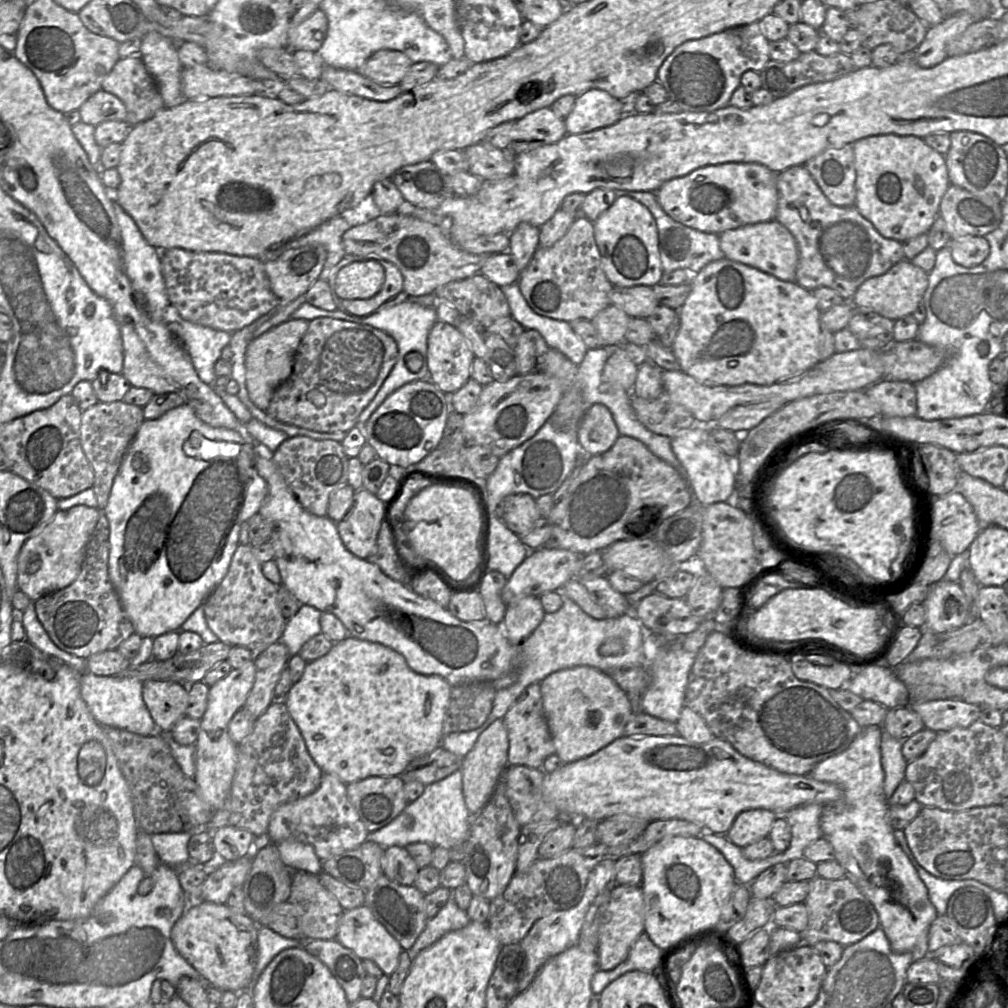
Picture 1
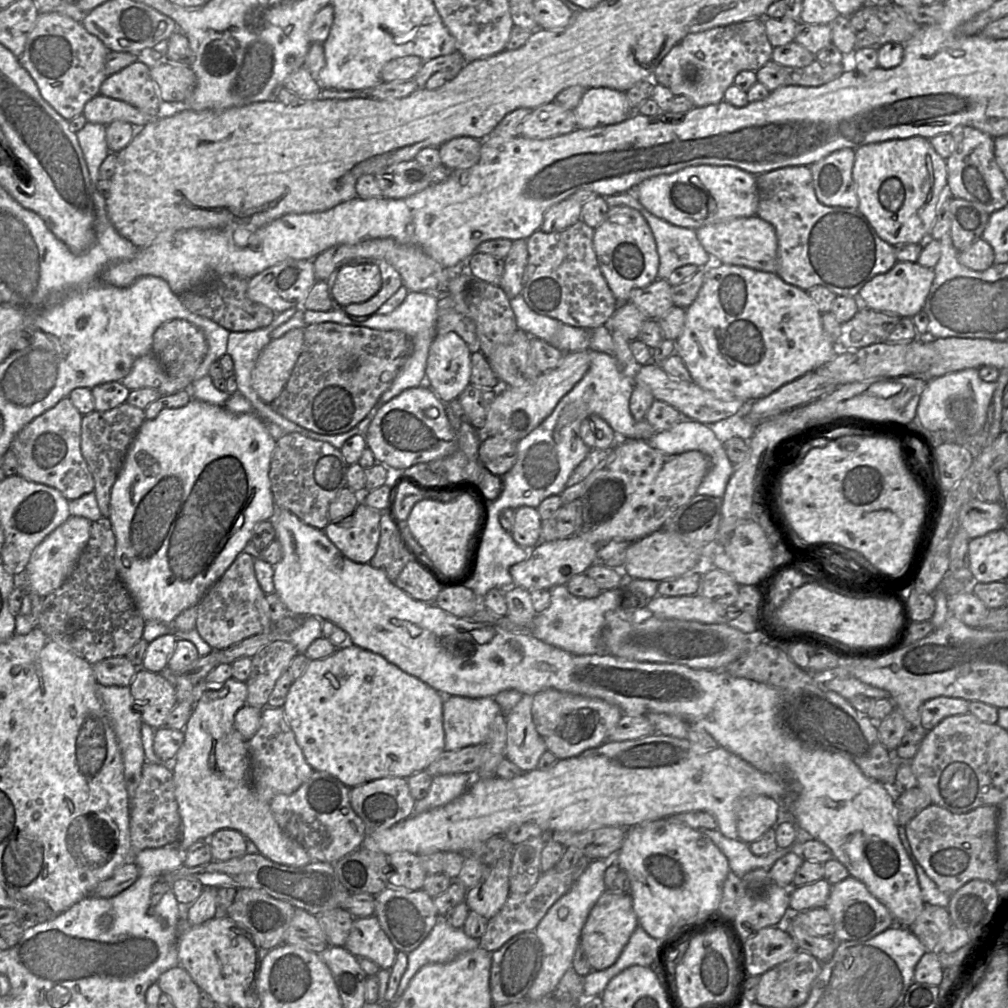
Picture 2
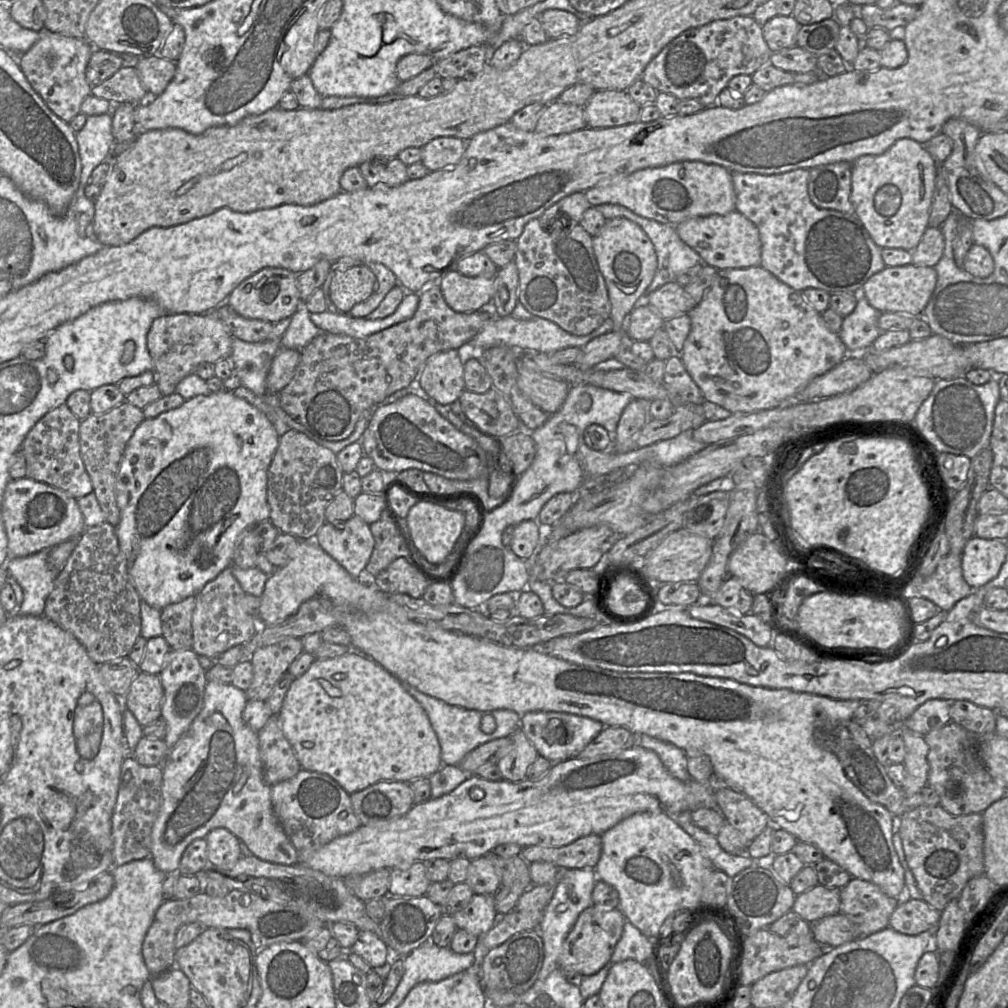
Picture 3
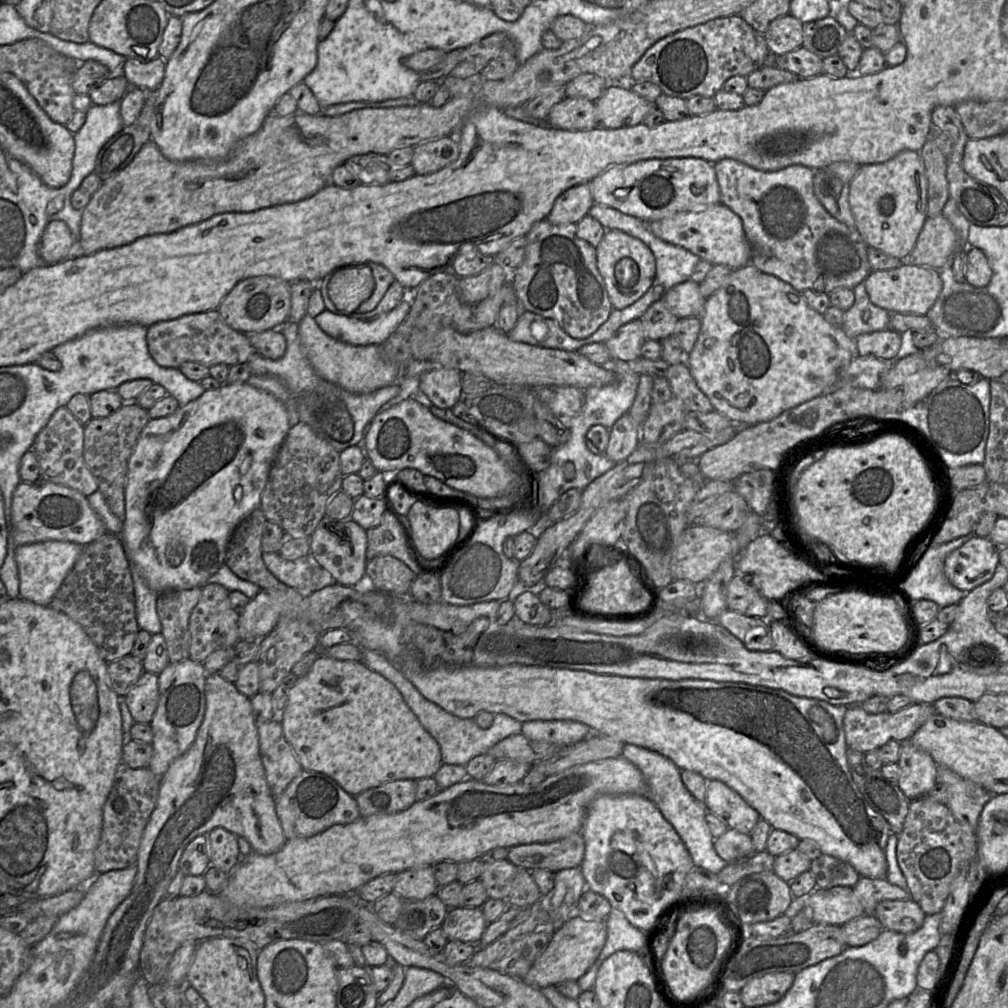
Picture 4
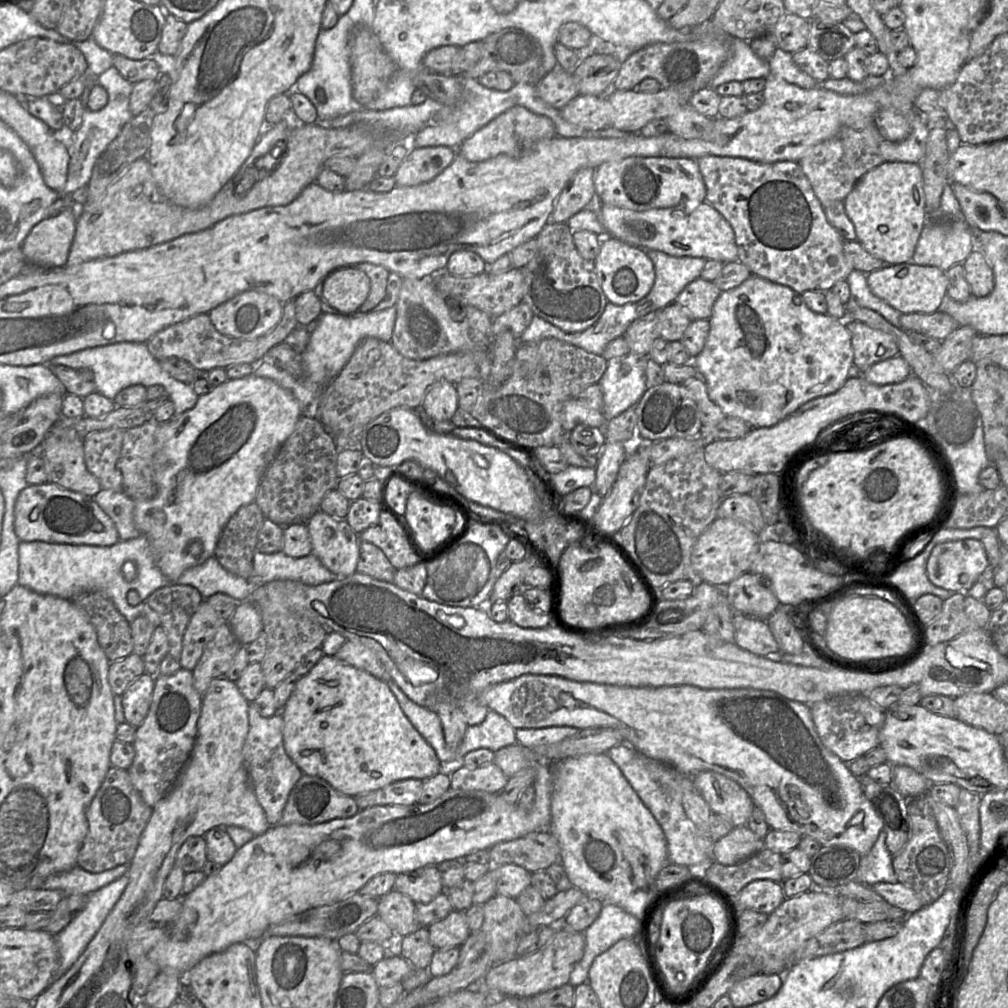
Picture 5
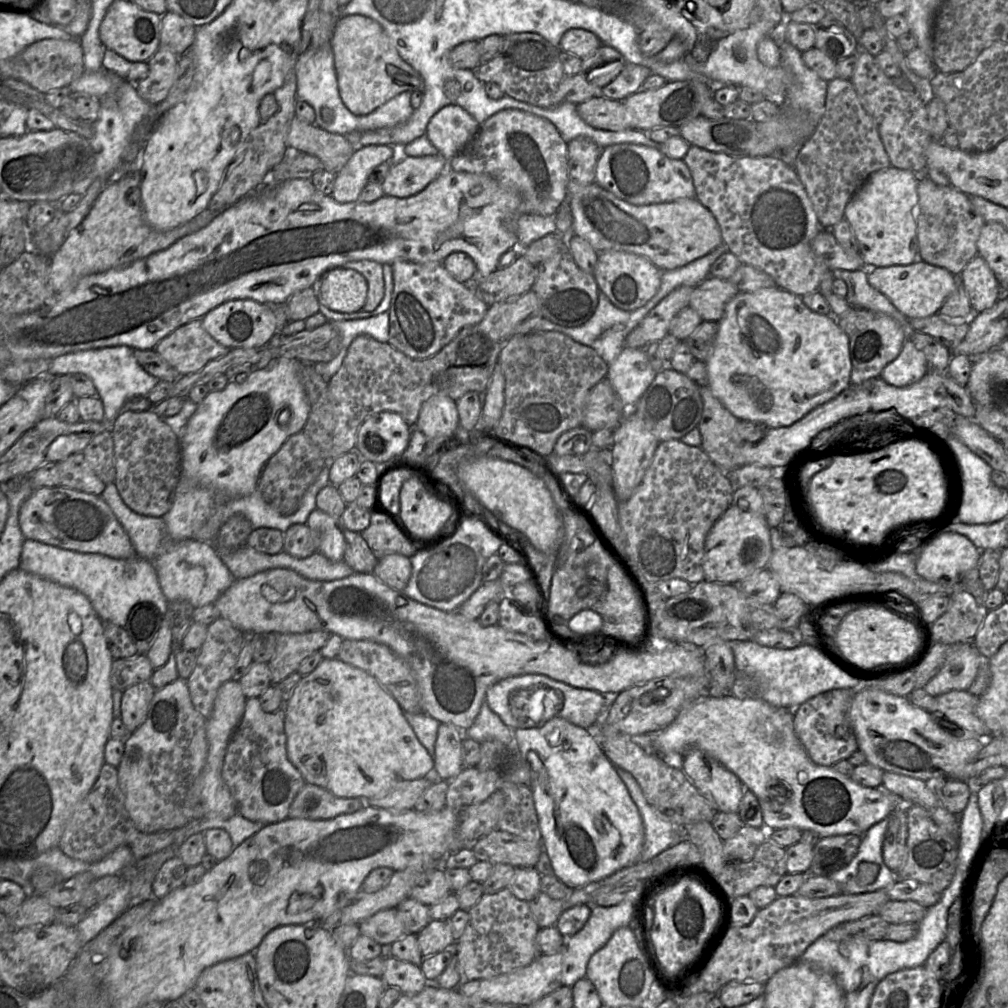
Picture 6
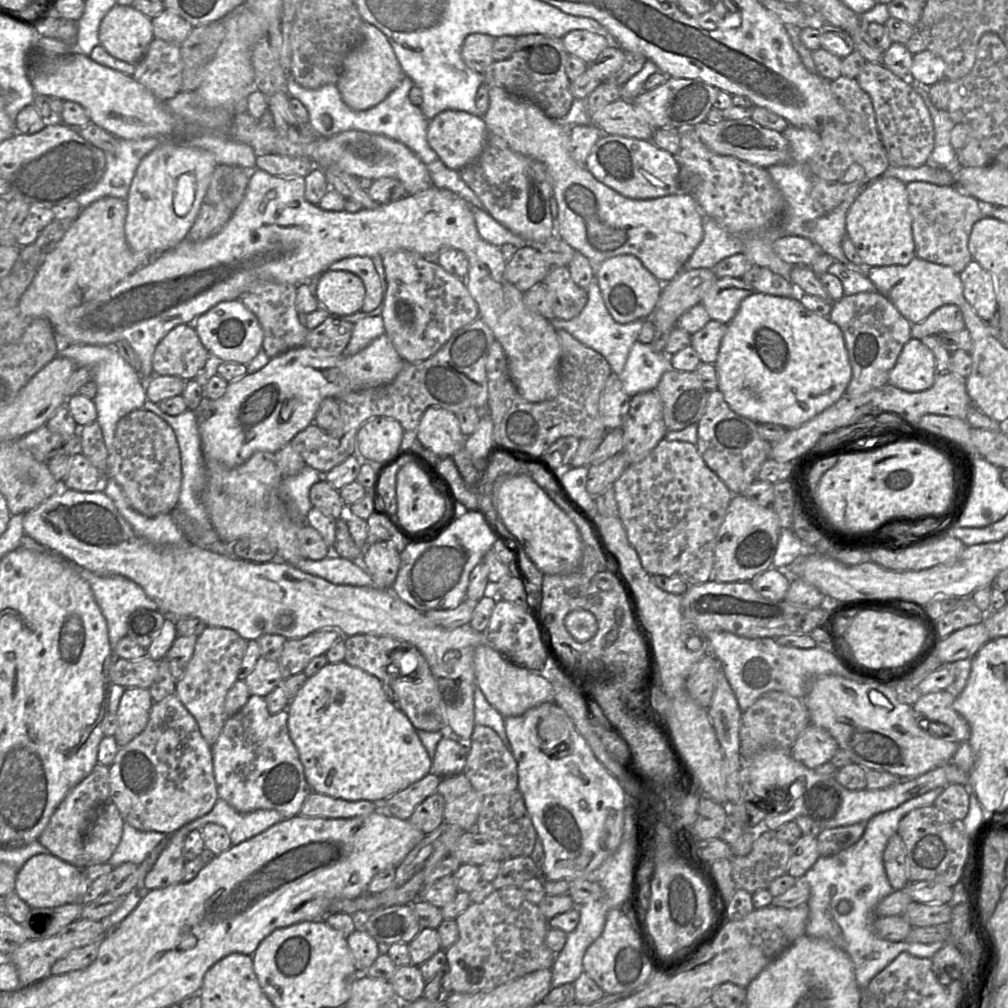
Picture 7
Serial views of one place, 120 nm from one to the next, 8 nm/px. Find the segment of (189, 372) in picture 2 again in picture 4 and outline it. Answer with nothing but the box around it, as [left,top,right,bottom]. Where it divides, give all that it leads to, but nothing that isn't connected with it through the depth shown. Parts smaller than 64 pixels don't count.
[147,310,255,369]

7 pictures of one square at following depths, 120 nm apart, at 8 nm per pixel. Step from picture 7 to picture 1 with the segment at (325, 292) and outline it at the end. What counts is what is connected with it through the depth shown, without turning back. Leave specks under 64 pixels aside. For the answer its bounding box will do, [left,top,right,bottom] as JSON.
[335,258,384,299]

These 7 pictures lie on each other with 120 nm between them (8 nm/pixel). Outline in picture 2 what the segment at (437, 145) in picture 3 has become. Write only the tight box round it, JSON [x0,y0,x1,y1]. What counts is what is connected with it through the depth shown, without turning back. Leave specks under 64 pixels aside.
[438,137,482,170]

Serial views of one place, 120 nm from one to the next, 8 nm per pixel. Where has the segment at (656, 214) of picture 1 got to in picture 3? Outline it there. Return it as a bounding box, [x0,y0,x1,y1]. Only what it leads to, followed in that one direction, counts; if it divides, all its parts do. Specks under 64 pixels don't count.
[595,203,702,295]

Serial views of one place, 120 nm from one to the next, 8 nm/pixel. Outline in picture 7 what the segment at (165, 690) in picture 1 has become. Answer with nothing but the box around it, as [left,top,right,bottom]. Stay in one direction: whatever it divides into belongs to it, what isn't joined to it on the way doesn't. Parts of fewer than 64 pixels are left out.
[113,688,152,747]

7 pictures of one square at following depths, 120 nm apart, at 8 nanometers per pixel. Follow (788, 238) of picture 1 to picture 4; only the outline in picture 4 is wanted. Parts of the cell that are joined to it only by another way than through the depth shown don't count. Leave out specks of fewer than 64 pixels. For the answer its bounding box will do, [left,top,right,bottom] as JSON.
[647,204,751,270]

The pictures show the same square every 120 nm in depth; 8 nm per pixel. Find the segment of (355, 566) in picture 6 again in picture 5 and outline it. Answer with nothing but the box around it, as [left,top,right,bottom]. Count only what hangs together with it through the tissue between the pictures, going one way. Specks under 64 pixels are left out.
[356,541,396,583]

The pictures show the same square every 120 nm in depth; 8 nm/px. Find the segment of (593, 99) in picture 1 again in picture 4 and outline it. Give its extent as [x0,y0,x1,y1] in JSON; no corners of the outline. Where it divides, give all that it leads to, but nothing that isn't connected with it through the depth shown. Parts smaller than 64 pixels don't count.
[595,83,655,129]

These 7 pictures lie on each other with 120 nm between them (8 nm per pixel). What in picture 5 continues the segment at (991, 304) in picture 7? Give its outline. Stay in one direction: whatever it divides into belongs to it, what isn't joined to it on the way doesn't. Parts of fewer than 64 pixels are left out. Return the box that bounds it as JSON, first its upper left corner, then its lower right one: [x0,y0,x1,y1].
[963,249,994,297]

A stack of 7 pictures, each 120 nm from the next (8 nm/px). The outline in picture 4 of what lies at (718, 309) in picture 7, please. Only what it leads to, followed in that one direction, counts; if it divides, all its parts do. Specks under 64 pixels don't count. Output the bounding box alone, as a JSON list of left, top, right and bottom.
[661,280,706,318]

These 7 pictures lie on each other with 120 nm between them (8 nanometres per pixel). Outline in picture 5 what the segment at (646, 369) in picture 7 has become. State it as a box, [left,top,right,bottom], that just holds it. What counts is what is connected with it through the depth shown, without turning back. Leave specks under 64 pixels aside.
[598,353,646,422]

